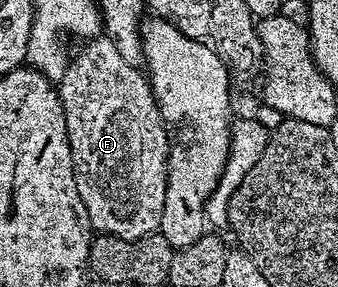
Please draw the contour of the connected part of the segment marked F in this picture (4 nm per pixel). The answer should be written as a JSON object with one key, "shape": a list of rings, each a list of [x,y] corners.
{"shape":[[[99,35],[83,45],[86,46],[78,54],[69,58],[67,69],[56,85],[64,107],[76,187],[95,234],[107,233],[129,241],[140,239],[149,233],[157,233],[164,215],[166,164],[172,144],[168,126],[158,111],[145,72],[138,65],[130,65],[128,59],[116,51],[109,37]]]}

